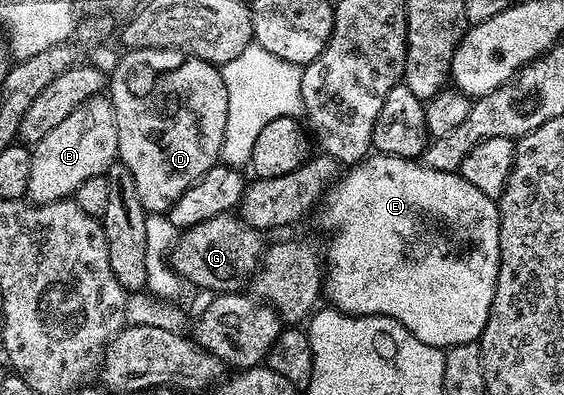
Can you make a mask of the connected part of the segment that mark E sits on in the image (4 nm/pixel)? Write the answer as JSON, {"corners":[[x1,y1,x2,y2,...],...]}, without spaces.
{"corners":[[370,155,364,161,352,166,349,173,333,182,329,186,319,205,321,225,330,229,333,234,329,237,329,250,323,253,323,293,330,297,332,304,350,317,393,317,411,335,415,335,423,343,442,351,459,343,471,343,481,336,483,327,489,318,491,303,495,295,495,283,501,256,499,255,499,211,497,201,483,195,463,179,460,172,444,173,433,169,417,159,407,157,387,157,384,155]]}

